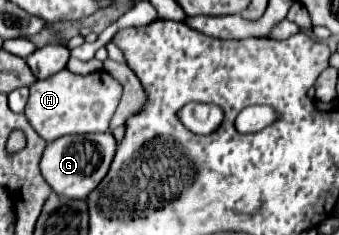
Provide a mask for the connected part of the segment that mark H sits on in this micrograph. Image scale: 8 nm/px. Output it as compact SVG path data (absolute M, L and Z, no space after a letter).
M61 70L47 80L37 80L29 86L29 100L25 116L33 130L47 142L67 134L87 134L87 132L107 132L109 120L119 104L121 86L107 72L93 72L87 76Z

